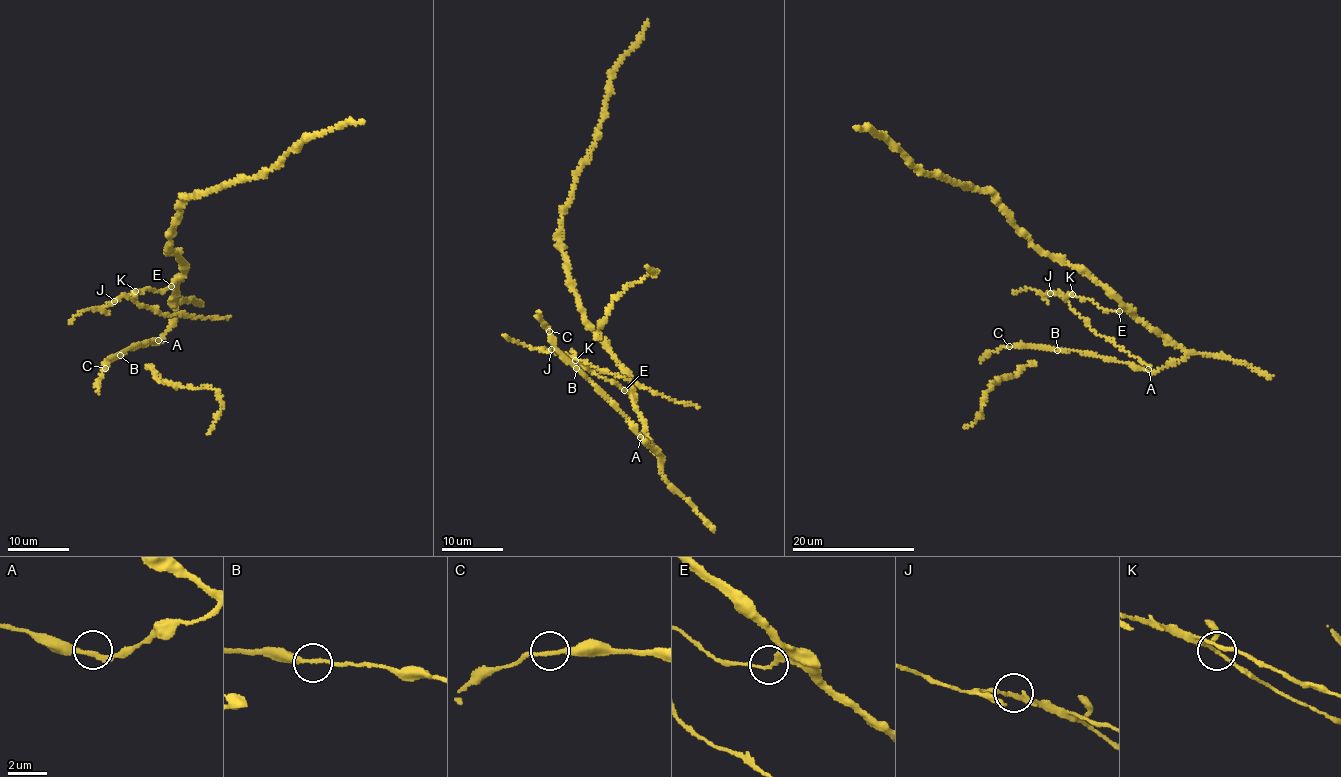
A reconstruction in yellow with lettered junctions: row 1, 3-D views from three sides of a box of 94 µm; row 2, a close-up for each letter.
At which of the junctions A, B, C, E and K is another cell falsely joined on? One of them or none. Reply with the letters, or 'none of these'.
K

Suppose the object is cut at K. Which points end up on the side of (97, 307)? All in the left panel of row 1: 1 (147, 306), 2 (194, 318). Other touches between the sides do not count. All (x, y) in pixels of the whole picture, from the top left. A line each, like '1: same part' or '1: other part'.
1: same part
2: same part

